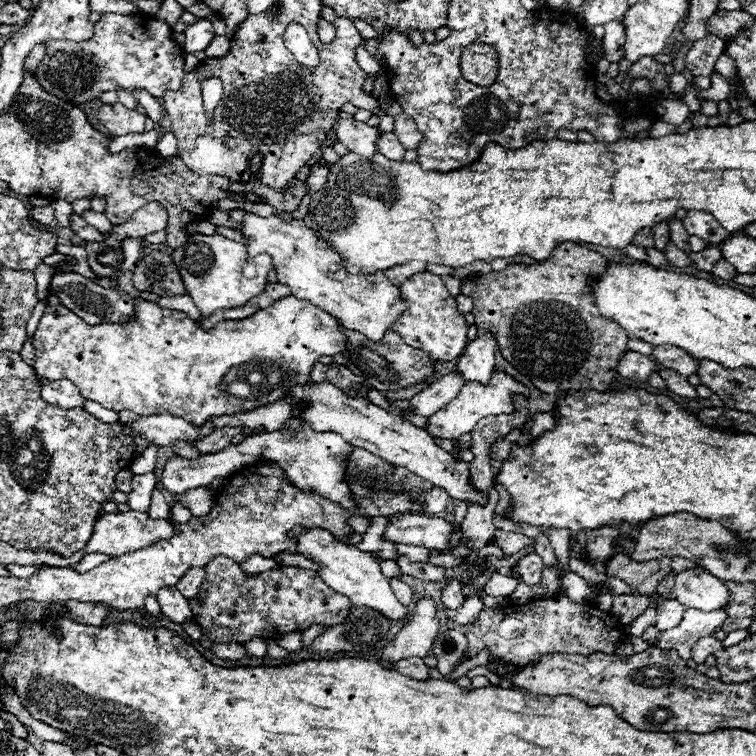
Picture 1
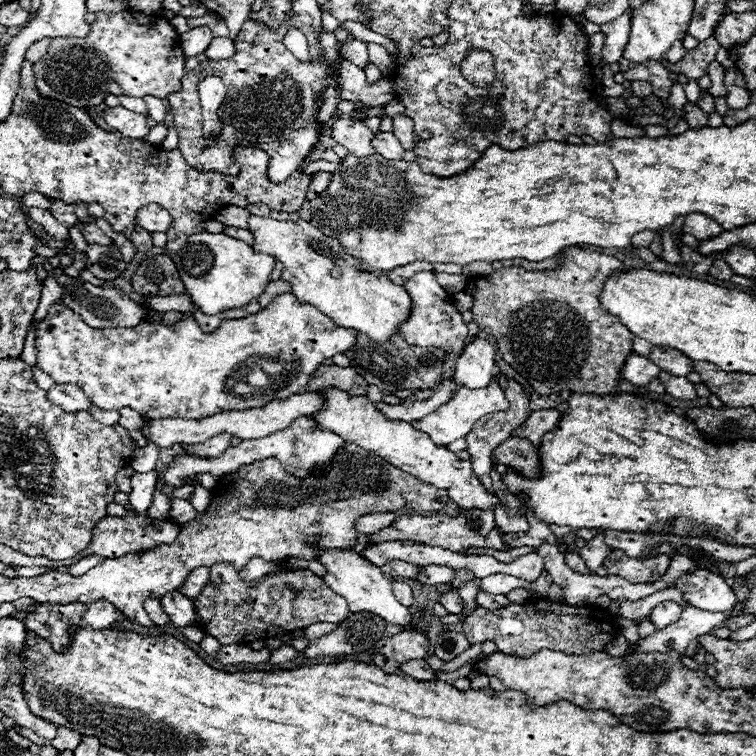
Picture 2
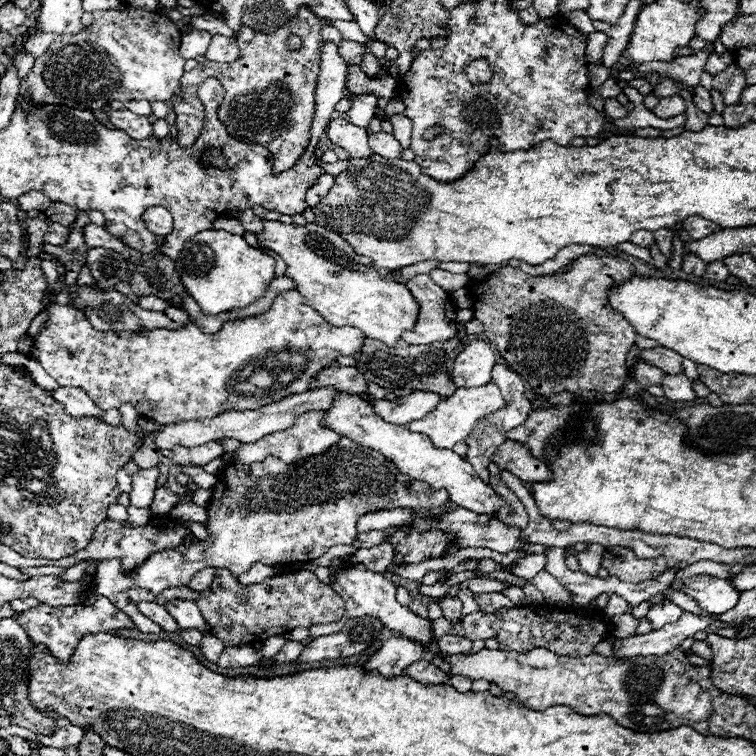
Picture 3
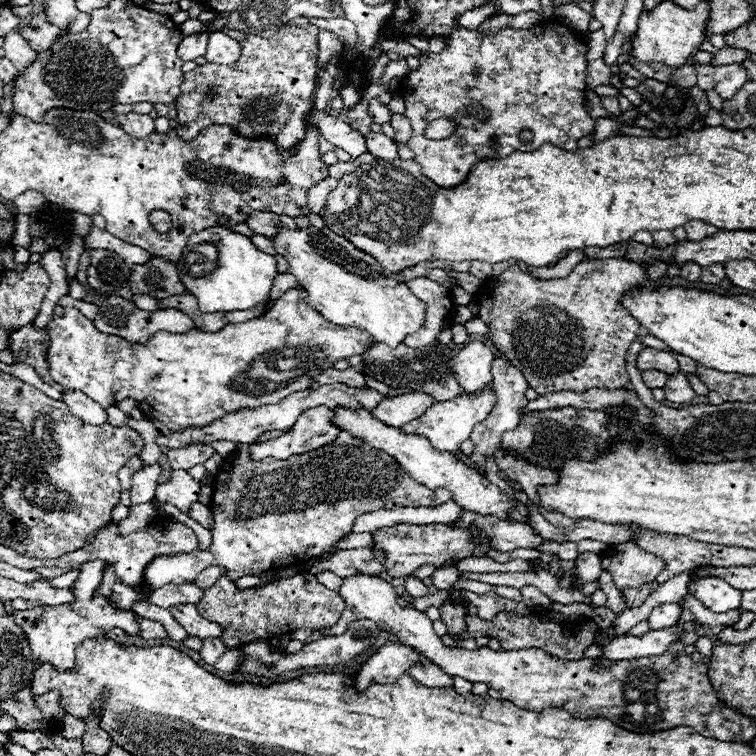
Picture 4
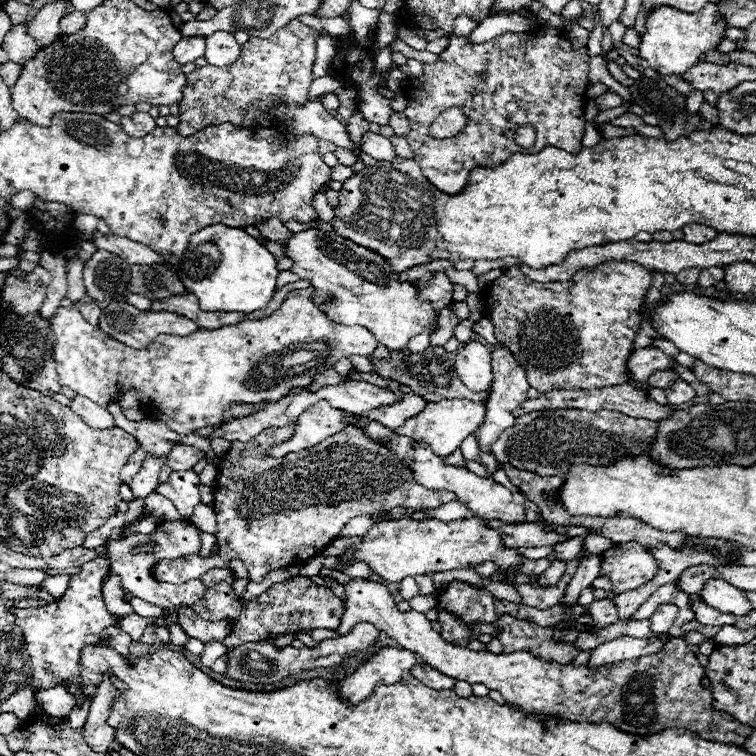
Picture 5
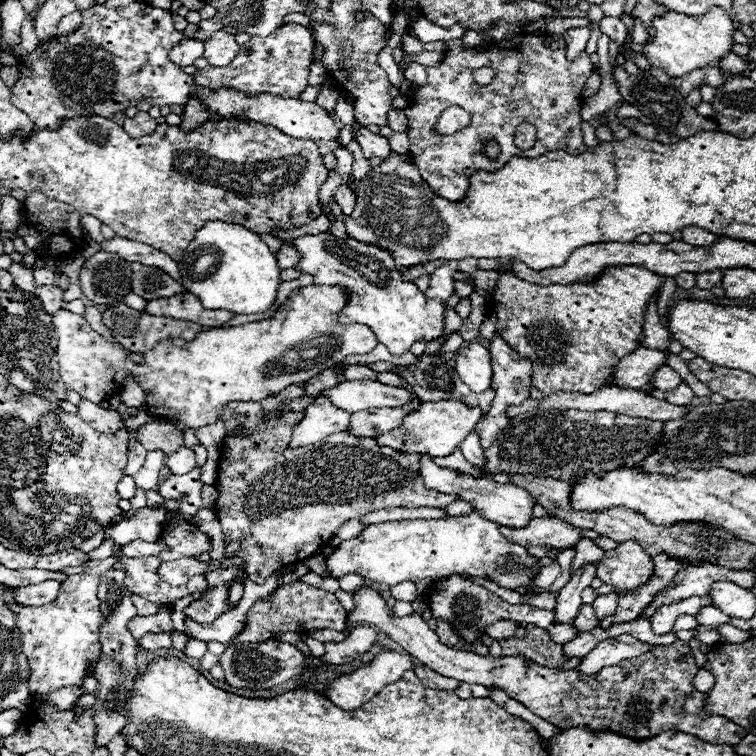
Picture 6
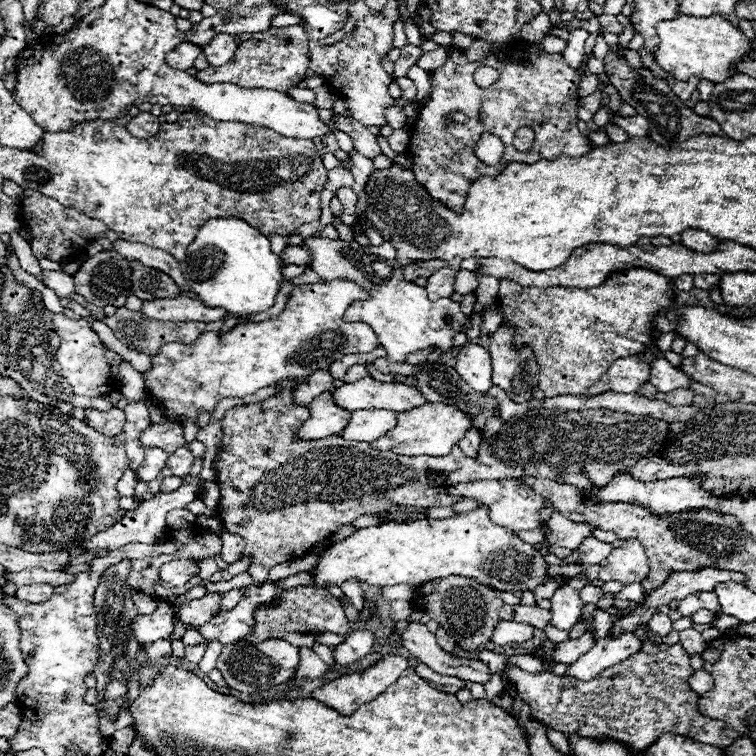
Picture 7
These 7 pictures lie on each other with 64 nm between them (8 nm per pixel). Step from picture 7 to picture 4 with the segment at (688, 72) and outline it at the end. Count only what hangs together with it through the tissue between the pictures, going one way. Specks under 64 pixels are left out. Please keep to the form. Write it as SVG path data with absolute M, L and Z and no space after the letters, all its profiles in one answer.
M660 2L654 10L640 16L636 40L632 42L632 54L642 62L660 62L670 68L684 66L686 62L692 62L694 52L700 50L700 44L706 42L706 22L710 16L710 4L702 2L696 6L696 10L688 12L678 8L672 2Z

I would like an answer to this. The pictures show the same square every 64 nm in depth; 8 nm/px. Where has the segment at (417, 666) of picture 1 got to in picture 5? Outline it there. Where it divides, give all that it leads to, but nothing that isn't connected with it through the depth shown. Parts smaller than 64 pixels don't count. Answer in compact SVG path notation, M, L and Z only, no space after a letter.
M418 664L418 666L414 666L414 670L410 670L410 672L412 672L414 678L418 678L422 684L426 684L428 688L434 688L434 690L454 688L454 684L456 684L454 678L440 674L438 670L434 670L434 668L428 666L428 664Z

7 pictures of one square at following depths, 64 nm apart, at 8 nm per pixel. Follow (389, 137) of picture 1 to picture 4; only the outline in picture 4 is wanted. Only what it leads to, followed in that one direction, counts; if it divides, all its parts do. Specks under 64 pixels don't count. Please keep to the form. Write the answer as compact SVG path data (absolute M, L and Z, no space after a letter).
M368 132L366 136L366 146L368 146L368 152L376 158L382 158L382 160L396 160L398 158L398 148L396 148L396 142L380 132Z

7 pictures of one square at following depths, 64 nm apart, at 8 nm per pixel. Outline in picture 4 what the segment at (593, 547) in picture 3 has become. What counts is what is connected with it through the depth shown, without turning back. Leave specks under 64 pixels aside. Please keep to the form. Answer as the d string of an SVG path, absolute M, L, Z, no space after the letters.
M594 552L580 554L576 558L576 576L578 576L578 580L572 584L572 590L578 590L586 582L598 580L600 572L602 572L602 562L600 562L598 554L594 554Z

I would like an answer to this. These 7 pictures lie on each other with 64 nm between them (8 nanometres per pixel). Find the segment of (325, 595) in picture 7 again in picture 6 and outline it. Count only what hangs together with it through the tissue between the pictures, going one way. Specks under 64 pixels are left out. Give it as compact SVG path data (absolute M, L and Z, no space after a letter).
M292 582L284 584L274 590L268 598L262 602L256 602L250 608L246 628L230 642L230 644L242 644L242 642L264 642L270 638L278 638L284 632L312 632L312 630L338 630L346 632L346 612L340 606L338 598L326 590L318 590L314 586L308 586L304 582Z

